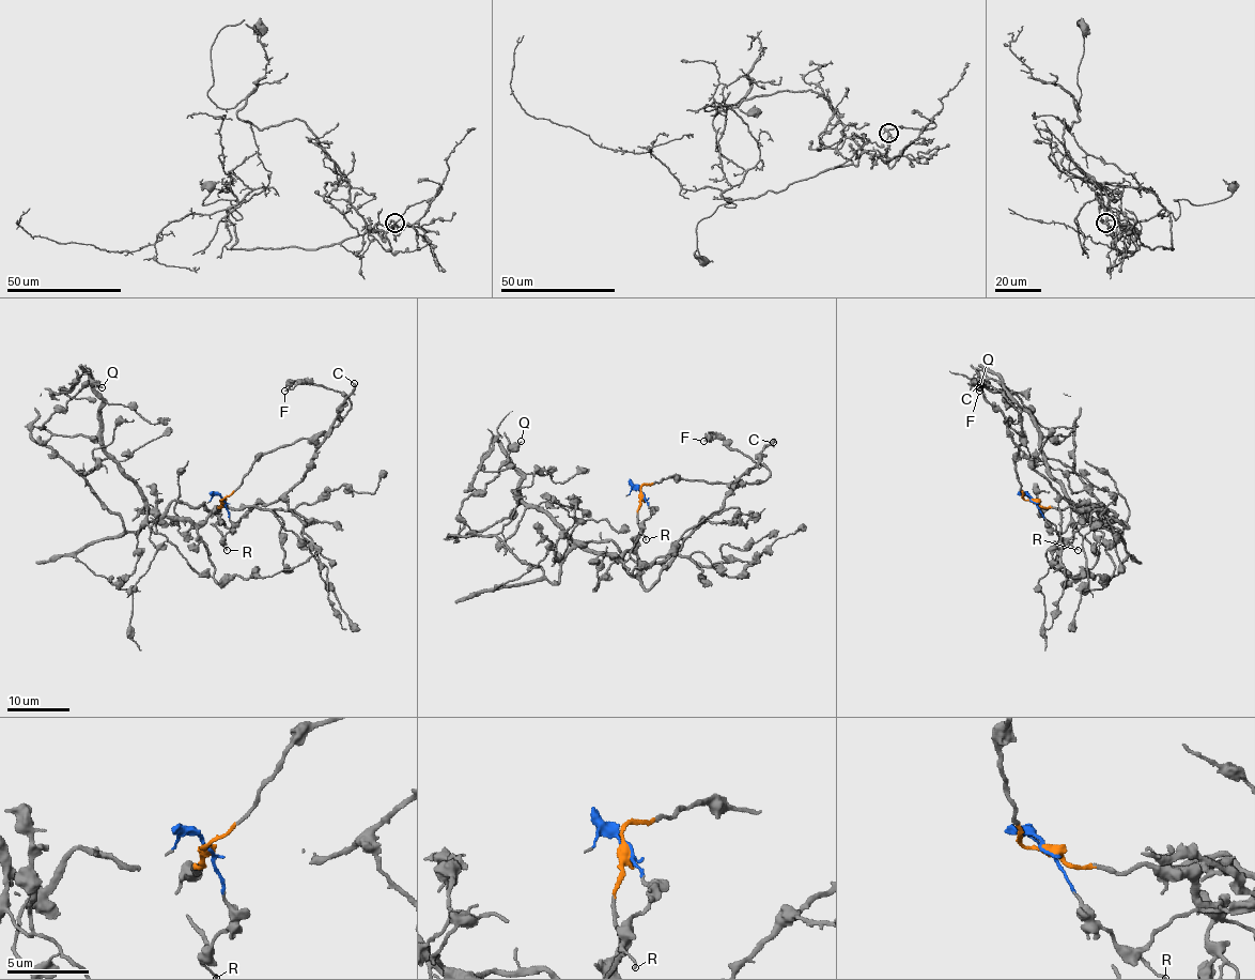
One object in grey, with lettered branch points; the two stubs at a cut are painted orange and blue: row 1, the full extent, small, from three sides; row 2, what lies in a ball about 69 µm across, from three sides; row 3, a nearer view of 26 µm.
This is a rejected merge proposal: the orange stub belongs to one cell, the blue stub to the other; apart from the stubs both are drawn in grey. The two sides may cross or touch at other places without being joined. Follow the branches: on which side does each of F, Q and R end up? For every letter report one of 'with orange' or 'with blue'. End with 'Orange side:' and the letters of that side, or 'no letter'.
F: with orange
Q: with orange
R: with blue
Orange side: F, Q

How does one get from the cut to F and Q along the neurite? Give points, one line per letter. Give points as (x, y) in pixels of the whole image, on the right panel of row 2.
F: (1033, 500), (1023, 496), (1016, 461), (1021, 439), (1021, 417), (1004, 395), (989, 384), (975, 383), (979, 391)
Q: (1033, 500), (1047, 508), (1081, 506), (1096, 523), (1048, 472), (1040, 430), (1012, 395), (989, 378), (979, 387)

